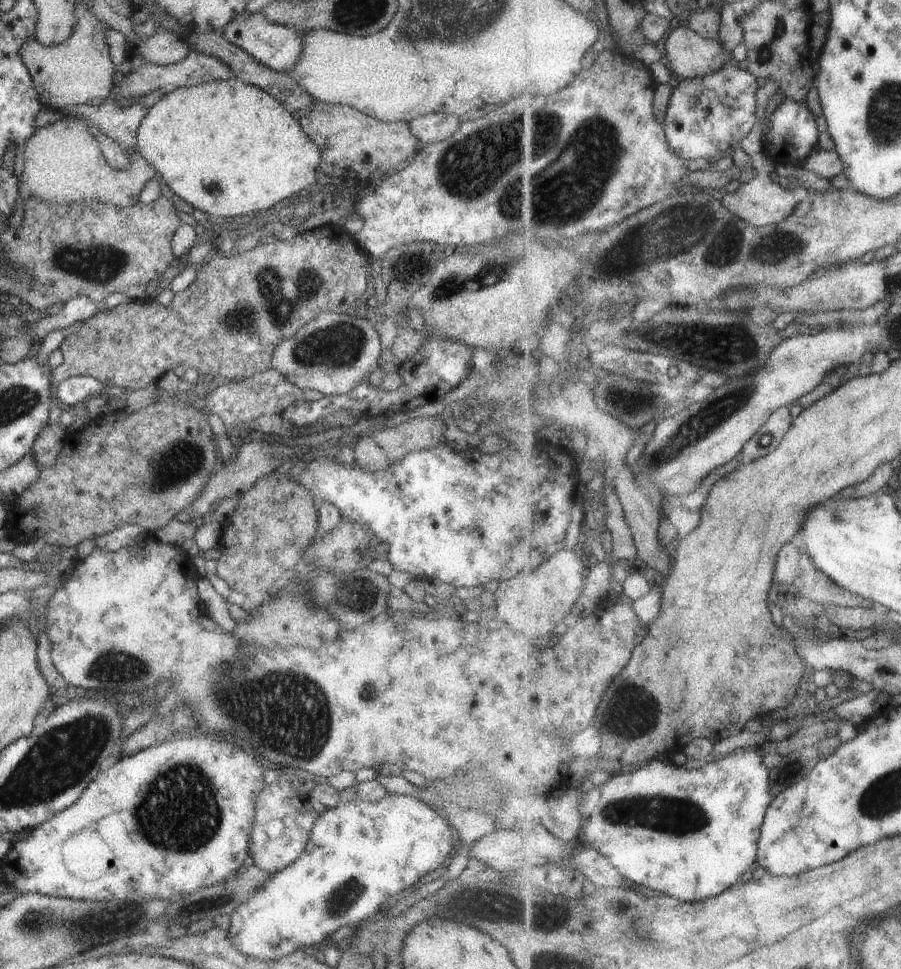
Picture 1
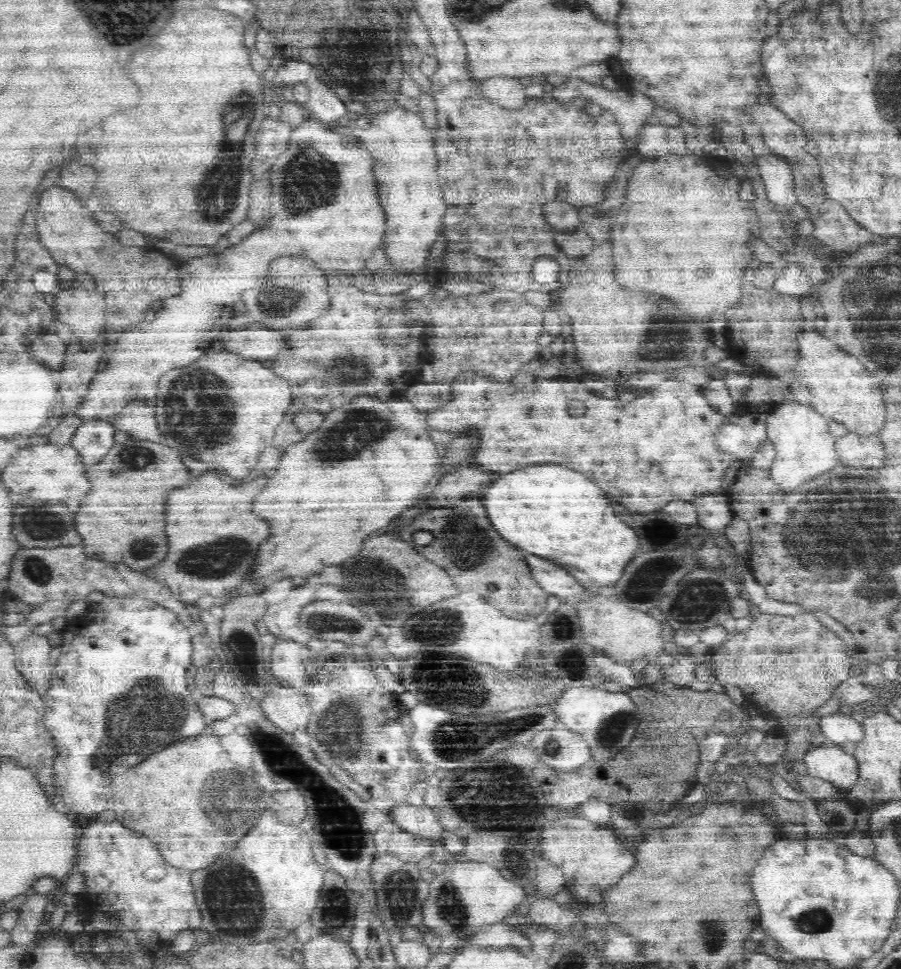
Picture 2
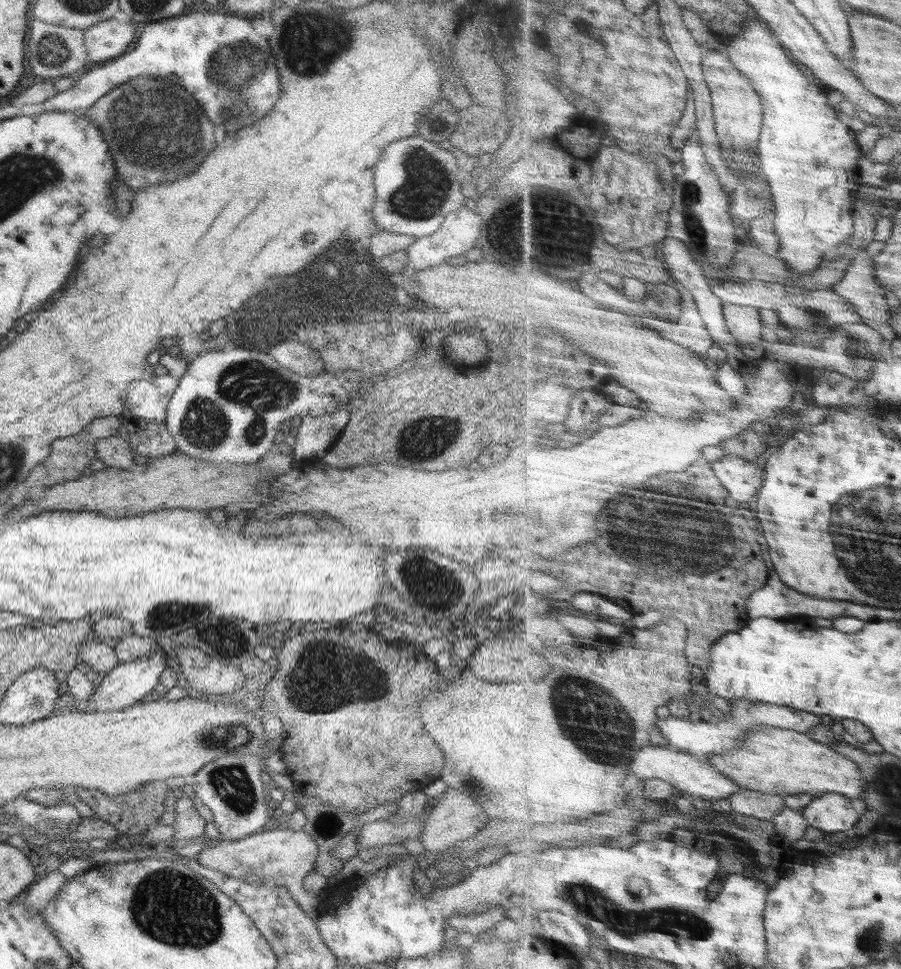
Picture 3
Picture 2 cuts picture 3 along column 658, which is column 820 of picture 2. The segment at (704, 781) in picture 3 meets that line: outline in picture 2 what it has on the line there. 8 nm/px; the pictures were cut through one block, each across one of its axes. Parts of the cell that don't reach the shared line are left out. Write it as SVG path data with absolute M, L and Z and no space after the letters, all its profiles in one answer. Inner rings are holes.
M831 743L813 748L803 758L803 761L810 776L833 782L836 786L842 787L845 792L858 782L859 761L854 755L844 752L842 745Z

